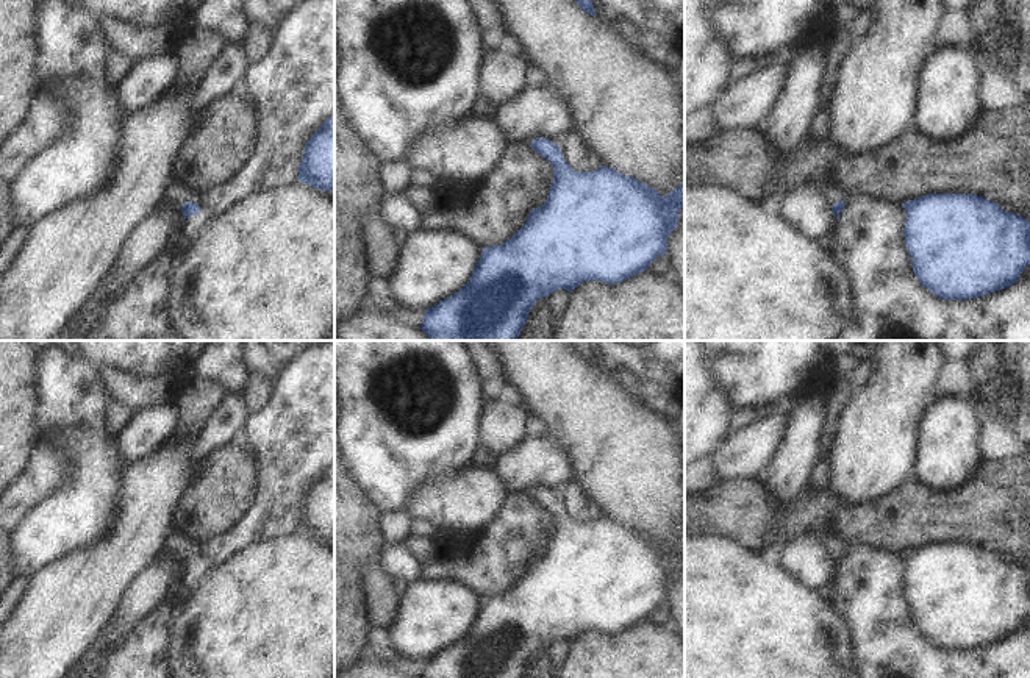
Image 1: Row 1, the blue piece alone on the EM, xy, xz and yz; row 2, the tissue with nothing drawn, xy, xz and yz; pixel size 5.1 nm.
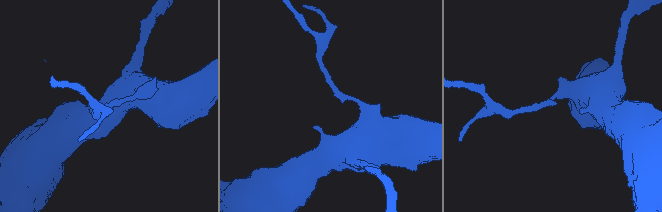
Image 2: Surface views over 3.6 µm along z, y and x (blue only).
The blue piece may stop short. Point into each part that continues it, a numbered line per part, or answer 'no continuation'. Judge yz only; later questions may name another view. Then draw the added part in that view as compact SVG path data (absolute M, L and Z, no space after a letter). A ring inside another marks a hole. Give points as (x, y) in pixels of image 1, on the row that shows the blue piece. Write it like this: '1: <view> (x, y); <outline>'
1: yz (833, 194); M833 183L822 184L821 189L830 206L833 206L835 203L838 203L841 200L846 200L846 197L847 197L844 189Z

